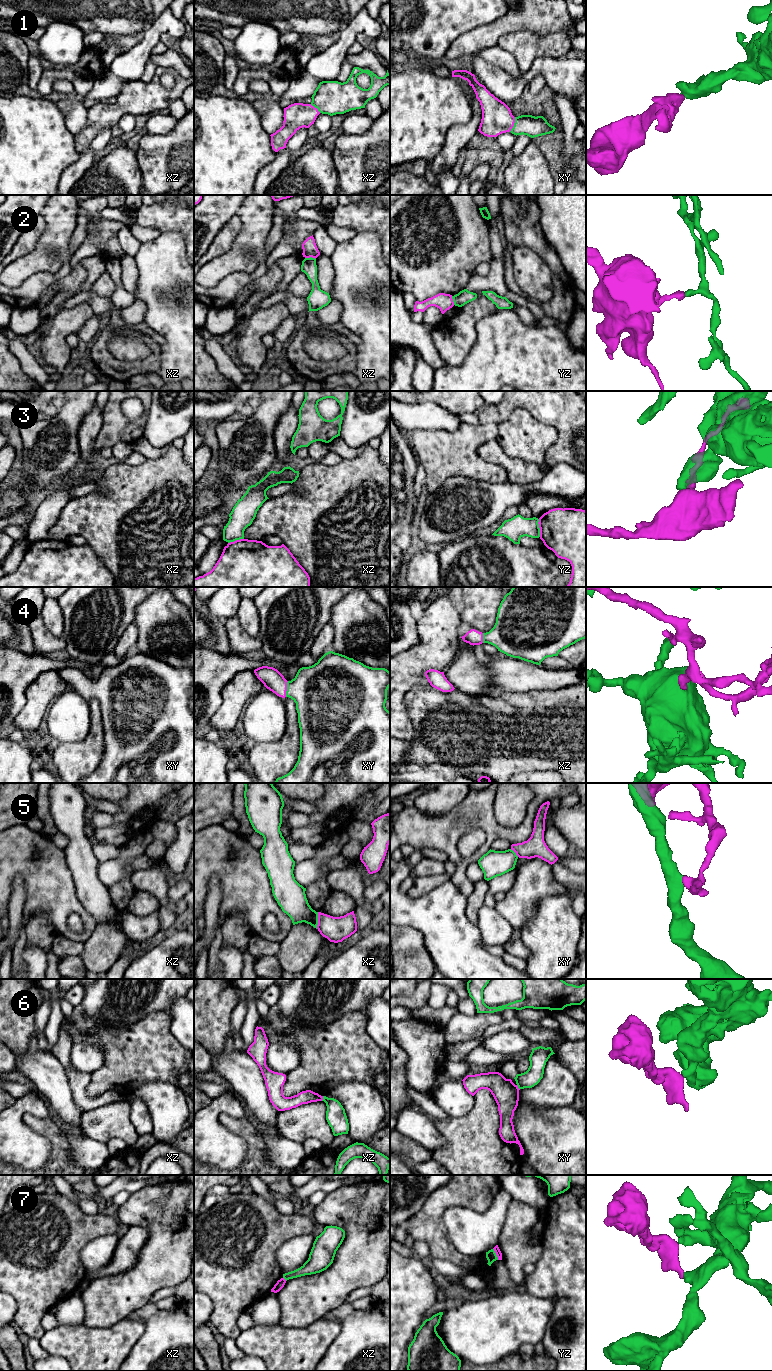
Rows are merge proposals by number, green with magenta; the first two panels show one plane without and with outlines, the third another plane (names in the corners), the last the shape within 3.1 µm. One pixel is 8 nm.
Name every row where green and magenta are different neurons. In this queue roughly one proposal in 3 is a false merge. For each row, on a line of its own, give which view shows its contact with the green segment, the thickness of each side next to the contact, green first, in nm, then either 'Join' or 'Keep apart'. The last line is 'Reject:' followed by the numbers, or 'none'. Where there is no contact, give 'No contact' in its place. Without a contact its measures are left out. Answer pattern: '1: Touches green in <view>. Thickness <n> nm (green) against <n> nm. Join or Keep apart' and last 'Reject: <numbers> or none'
1: Touches green in xy. Thickness 170 nm (green) against 240 nm. Join
2: Touches green in xz. Thickness 120 nm (green) against 120 nm. Keep apart
3: Touches green in yz. Thickness 170 nm (green) against 400 nm. Keep apart
4: Touches green in xy. Thickness 420 nm (green) against 160 nm. Join
5: Touches green in xz. Thickness 220 nm (green) against 200 nm. Keep apart
6: Touches green in xz. Thickness 160 nm (green) against 110 nm. Keep apart
7: Touches green in yz. Thickness 90 nm (green) against 50 nm. Keep apart
Reject: 2, 3, 5, 6, 7

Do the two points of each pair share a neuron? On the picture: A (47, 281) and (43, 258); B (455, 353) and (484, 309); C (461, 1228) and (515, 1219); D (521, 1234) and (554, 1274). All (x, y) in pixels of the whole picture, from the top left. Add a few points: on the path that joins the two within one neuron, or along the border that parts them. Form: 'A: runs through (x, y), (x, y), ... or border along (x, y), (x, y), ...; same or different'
A: border along (54, 273), (36, 272), (23, 281); different
B: runs through (455, 342), (455, 336), (473, 318); same
C: border along (512, 1199), (497, 1243); different
D: border along (541, 1243), (541, 1255), (534, 1263); different

